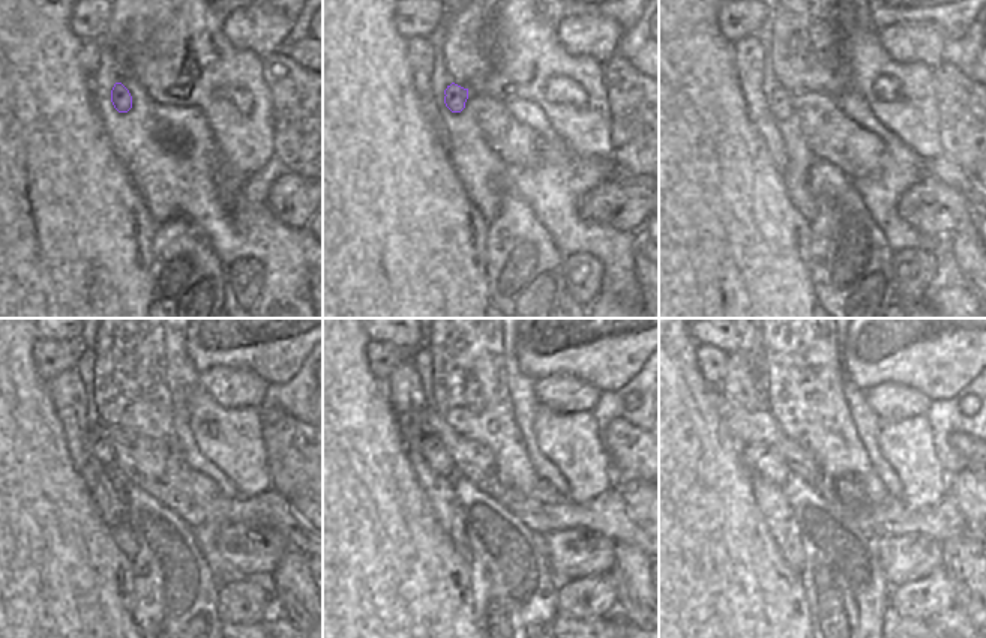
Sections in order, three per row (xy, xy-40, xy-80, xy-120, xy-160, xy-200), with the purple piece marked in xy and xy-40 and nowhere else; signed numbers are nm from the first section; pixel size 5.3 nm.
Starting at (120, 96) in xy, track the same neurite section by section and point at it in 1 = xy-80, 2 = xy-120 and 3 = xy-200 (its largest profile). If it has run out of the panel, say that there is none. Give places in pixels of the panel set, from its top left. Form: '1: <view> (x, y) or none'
1: xy-80 (779, 105)
2: xy-120 (98, 443)
3: xy-200 (764, 461)

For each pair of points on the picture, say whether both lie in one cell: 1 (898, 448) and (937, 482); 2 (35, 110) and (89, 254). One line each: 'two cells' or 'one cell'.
1: one cell
2: one cell

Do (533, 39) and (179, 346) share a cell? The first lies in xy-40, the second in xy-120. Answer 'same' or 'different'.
different

